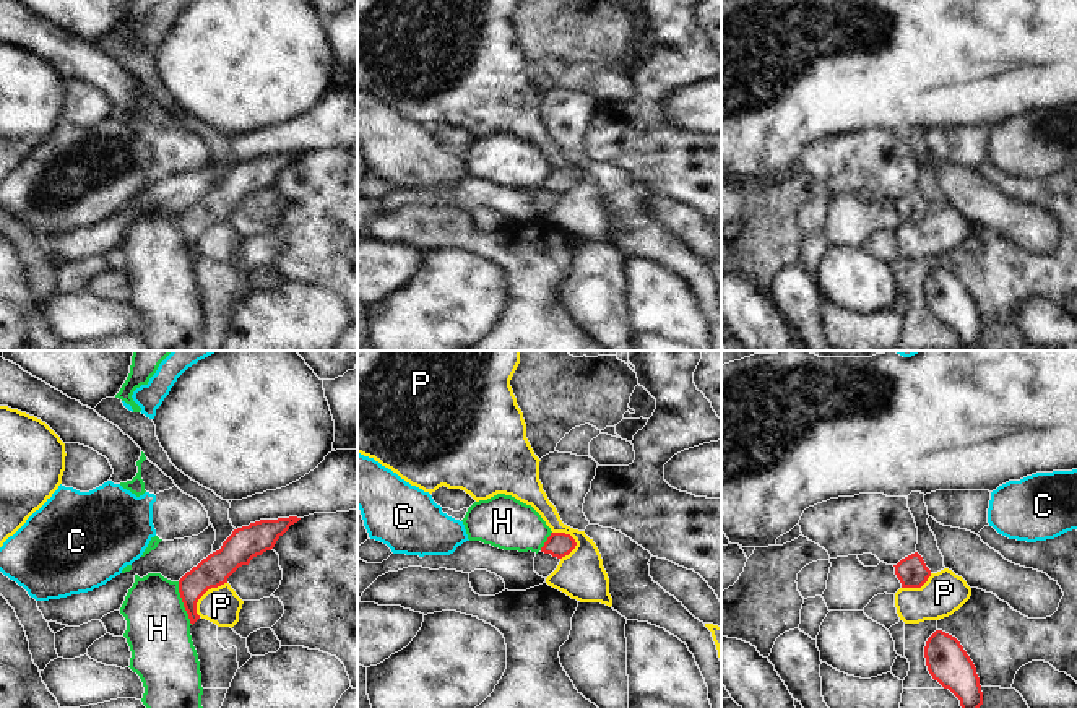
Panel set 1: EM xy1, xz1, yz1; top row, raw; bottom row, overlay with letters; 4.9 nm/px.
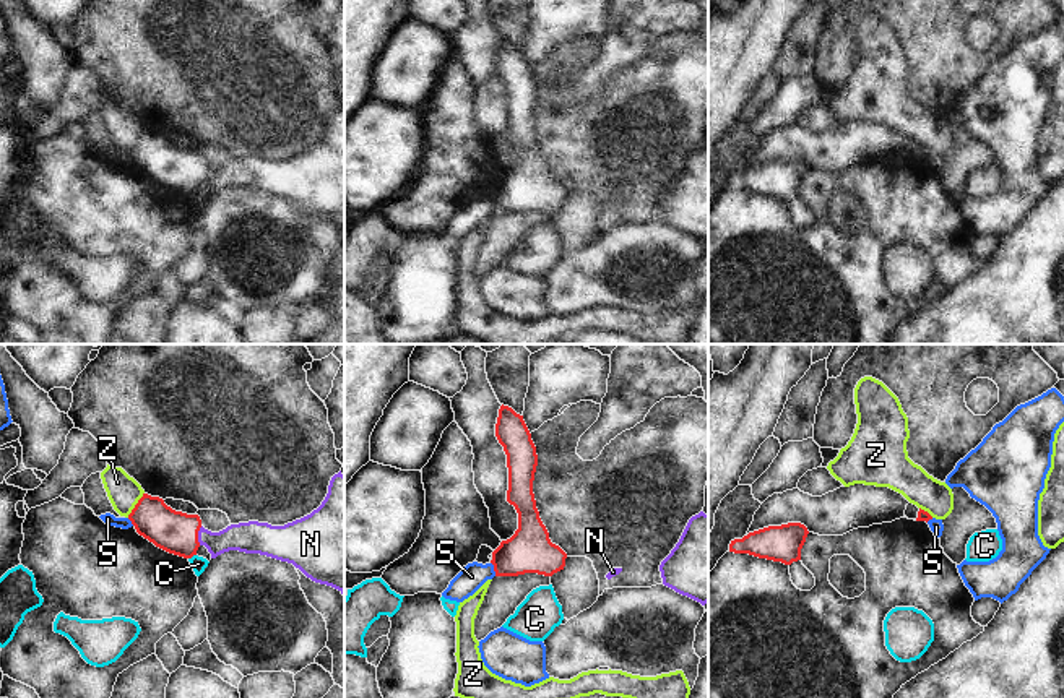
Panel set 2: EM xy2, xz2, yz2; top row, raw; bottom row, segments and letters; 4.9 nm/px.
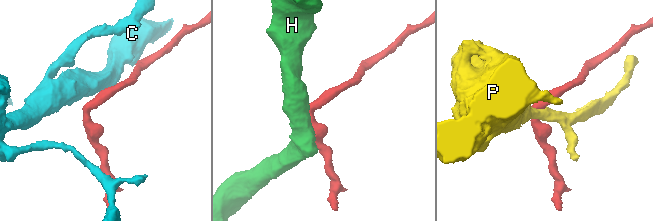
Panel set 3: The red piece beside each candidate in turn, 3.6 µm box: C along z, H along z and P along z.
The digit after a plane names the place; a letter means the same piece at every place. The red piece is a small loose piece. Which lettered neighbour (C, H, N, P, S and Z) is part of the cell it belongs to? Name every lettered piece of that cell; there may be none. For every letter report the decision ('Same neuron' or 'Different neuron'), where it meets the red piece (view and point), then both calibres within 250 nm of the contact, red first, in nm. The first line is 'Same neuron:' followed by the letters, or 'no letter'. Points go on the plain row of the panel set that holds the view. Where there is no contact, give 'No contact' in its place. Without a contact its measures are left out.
Same neuron: N
C: Different neuron. Touches red at xy2 (192, 192). Thickness 200 nm (red) against 80 nm
H: Different neuron. Touches red at xy1 (182, 237). Thickness 160 nm (red) against 320 nm
N: Same neuron. Touches red at xy2 (197, 172). Thickness 200 nm (red) against 150 nm
P: Different neuron. Touches red at xy1 (203, 229). Thickness 160 nm (red) against 190 nm
S: Different neuron. Touches red at xz2 (494, 205). Thickness 220 nm (red) against 130 nm
Z: Different neuron. Touches red at xy2 (135, 142). Thickness 200 nm (red) against 160 nm

